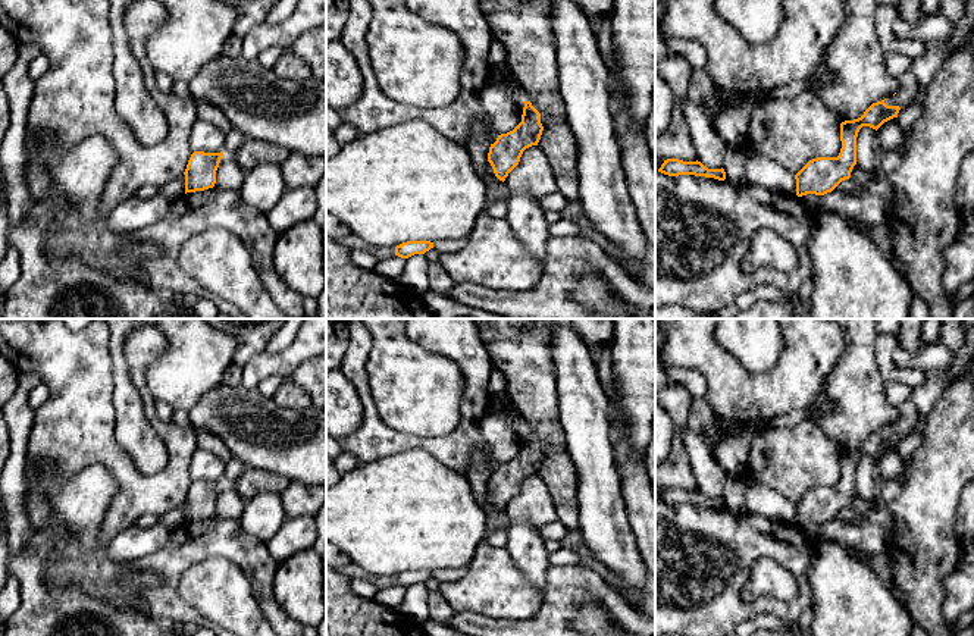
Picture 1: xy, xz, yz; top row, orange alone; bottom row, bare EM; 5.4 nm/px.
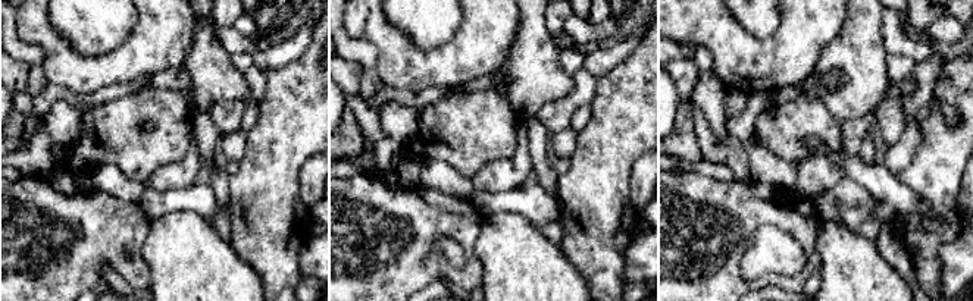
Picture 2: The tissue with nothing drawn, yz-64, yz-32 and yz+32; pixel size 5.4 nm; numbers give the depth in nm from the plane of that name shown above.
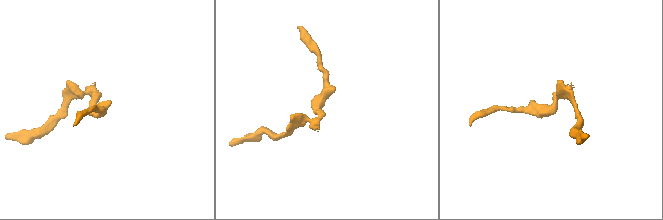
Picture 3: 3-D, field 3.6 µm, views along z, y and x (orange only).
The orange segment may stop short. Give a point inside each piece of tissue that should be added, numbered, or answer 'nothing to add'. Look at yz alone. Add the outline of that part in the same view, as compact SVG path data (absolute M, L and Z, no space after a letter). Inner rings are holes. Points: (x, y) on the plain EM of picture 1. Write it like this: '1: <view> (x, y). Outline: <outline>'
1: yz (908, 416). Outline: M909 401L903 402L901 407L901 414L895 424L890 424L884 429L887 435L899 435L901 438L909 435L917 423L918 419L918 410L917 407Z

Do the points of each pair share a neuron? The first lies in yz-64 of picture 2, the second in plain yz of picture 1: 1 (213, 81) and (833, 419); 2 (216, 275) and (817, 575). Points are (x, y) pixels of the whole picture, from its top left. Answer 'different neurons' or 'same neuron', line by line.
1: same neuron
2: same neuron

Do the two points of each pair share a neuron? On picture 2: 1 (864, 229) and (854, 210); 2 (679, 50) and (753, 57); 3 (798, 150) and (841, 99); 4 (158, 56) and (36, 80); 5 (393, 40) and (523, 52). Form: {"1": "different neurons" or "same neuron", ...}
{"1": "different neurons", "2": "different neurons", "3": "different neurons", "4": "different neurons", "5": "different neurons"}

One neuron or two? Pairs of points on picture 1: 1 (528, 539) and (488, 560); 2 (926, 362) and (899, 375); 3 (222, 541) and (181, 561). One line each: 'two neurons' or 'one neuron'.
1: two neurons
2: two neurons
3: one neuron

